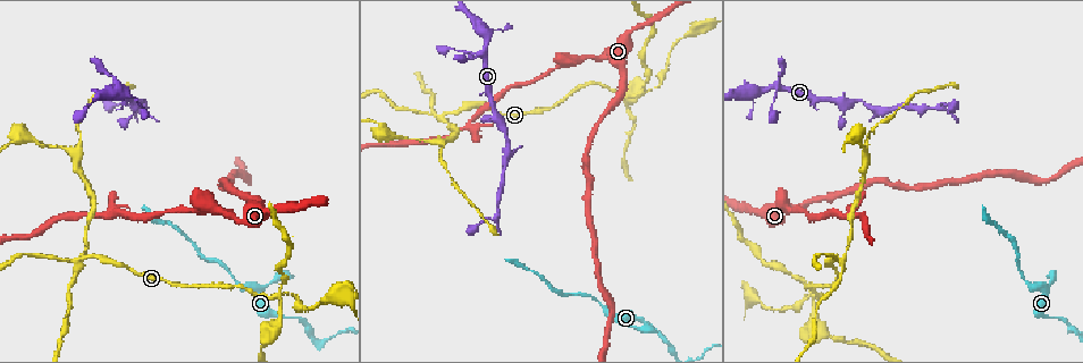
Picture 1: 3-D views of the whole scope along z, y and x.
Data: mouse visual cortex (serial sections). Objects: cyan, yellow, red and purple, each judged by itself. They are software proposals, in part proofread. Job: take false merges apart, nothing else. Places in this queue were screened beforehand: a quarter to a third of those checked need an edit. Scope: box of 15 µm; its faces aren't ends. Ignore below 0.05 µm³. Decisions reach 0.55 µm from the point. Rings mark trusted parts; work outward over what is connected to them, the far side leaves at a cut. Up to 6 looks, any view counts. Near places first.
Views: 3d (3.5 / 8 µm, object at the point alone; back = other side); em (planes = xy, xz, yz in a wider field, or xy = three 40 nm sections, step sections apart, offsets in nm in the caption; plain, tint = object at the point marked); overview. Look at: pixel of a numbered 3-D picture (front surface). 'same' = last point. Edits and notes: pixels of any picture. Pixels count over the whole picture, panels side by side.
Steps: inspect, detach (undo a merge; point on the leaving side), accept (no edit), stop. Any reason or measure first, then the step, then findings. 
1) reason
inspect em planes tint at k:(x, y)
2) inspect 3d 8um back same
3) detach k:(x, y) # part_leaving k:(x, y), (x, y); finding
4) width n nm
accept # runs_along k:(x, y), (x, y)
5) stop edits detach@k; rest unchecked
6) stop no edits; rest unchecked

calibre changes
inspect 3d 3.5um back at 1:(841, 104)

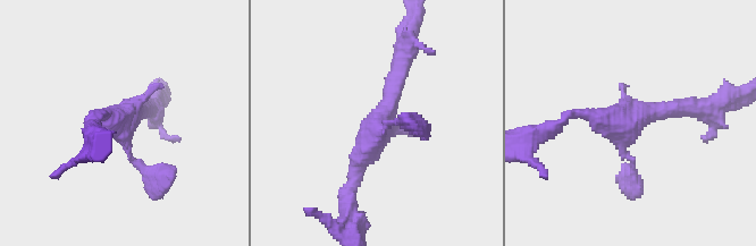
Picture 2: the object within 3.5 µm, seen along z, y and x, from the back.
need the tissue
inspect em xy step 1 tint at 2:(377, 128)

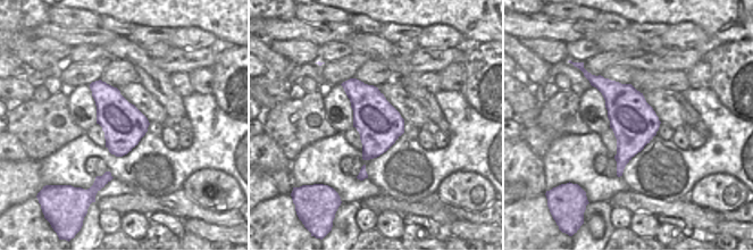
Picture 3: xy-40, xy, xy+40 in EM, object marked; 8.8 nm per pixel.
accept # runs_along 2:(402, 64), (392, 104), (346, 191); continuous, no second cell

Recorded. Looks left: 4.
thin neck
inspect 3d 8um at 1:(112, 75)

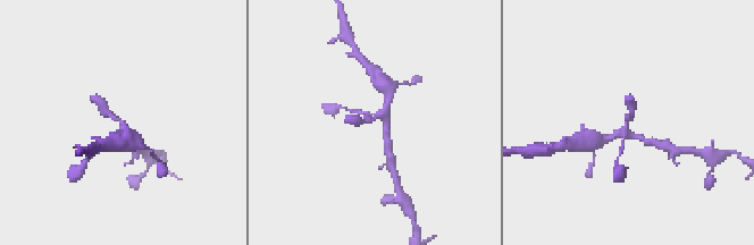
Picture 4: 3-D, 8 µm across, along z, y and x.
inspect 3d 3.5um at 4:(122, 120)

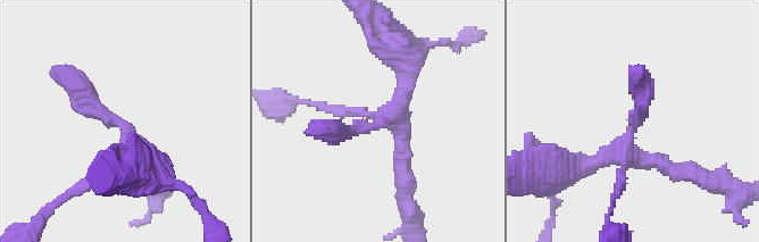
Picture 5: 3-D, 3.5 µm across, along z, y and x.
arms 3; arm_widths 200, 250, 300 nm; shape alone is not enough
inspect em xy step 5 tint at 5:(633, 123)

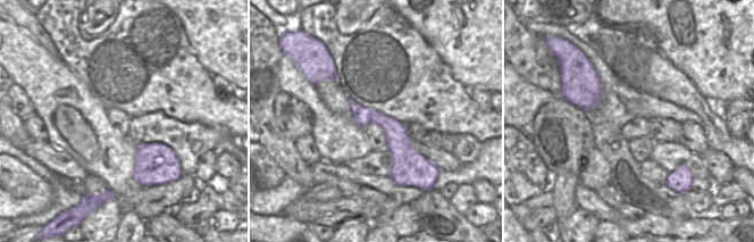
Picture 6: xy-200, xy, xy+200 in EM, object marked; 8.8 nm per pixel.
width 200 nm
accept # runs_along 6:(352, 103), (396, 135), (411, 168); continuous, no second cell

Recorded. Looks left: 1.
stop no edits; rest unchecked

